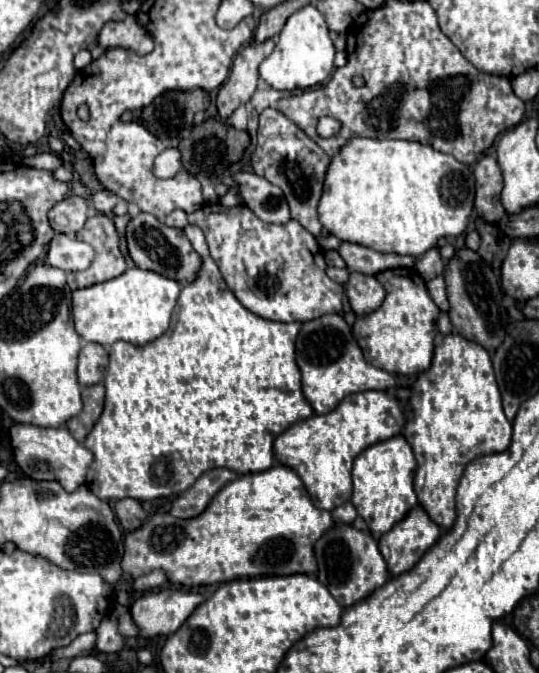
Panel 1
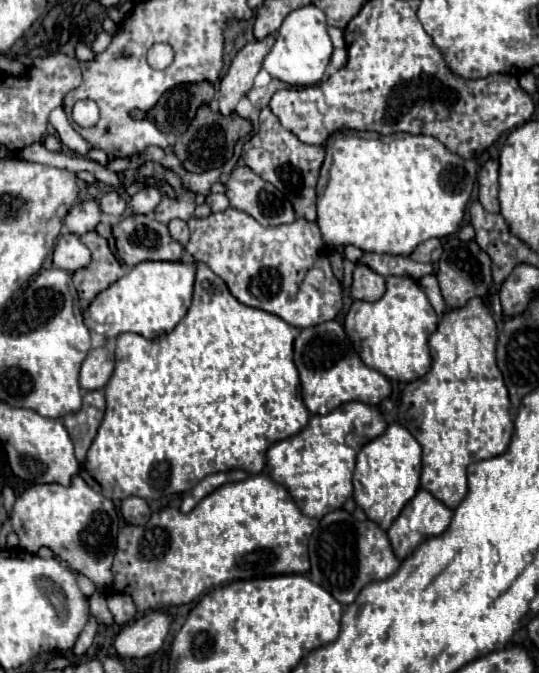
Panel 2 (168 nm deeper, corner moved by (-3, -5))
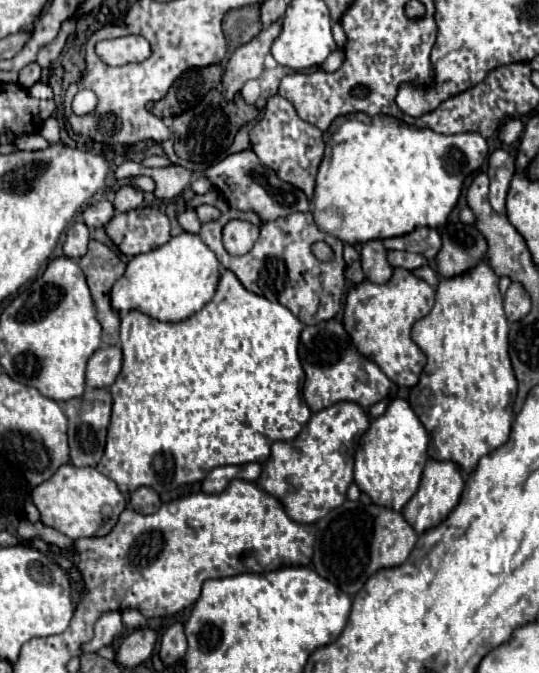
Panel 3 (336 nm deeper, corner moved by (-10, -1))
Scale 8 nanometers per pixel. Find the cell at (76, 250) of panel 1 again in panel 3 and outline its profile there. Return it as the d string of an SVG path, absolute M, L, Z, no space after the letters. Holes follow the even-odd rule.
M77 219L67 229L63 251L65 251L67 257L79 259L79 257L83 257L87 253L87 243L89 243L89 229L87 229L87 225L81 219Z

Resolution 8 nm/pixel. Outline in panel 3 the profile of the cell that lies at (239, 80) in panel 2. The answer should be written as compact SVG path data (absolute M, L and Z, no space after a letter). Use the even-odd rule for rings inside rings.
M275 21L267 29L263 29L257 37L253 37L249 43L233 51L221 81L223 95L227 101L231 101L249 79L257 79L263 73L263 59L269 53L271 43L279 35L279 31L281 25Z

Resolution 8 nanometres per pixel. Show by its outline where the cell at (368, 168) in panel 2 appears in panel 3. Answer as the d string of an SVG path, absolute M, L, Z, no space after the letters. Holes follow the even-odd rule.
M391 115L373 117L371 123L347 119L329 143L331 151L325 153L319 173L317 187L313 195L313 217L317 227L323 227L323 219L333 221L333 209L341 215L339 229L333 225L323 227L323 231L335 235L343 243L365 243L371 239L387 239L411 233L417 227L441 227L449 213L453 211L465 177L479 171L487 157L487 141L479 133L457 133L441 135L431 129L409 127Z

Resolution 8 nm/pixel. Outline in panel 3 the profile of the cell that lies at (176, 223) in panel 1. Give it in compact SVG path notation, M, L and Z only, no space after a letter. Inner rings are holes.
M185 207L185 209L179 213L179 225L181 225L181 229L185 229L185 231L195 231L195 233L199 233L201 221L199 221L199 217L197 217L197 213L195 213L193 207Z

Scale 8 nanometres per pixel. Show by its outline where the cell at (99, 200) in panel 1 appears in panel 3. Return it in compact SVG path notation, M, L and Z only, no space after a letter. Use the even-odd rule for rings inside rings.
M123 185L121 189L115 191L115 199L113 199L113 207L117 211L131 211L137 209L139 205L143 205L143 191L133 187L133 185Z

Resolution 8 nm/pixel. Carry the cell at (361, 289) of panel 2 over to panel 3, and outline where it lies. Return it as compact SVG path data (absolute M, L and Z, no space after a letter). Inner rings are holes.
M367 241L361 249L361 265L367 275L367 279L375 283L387 283L393 275L393 267L387 261L387 249L383 247L383 241Z

